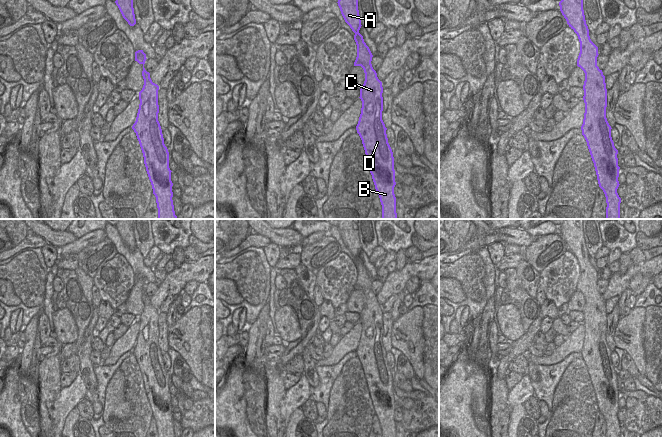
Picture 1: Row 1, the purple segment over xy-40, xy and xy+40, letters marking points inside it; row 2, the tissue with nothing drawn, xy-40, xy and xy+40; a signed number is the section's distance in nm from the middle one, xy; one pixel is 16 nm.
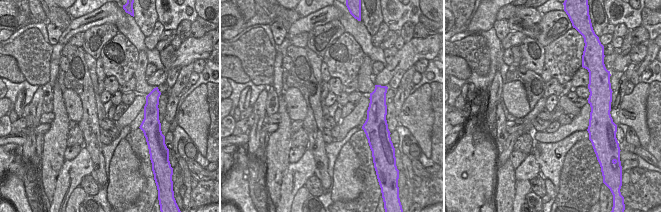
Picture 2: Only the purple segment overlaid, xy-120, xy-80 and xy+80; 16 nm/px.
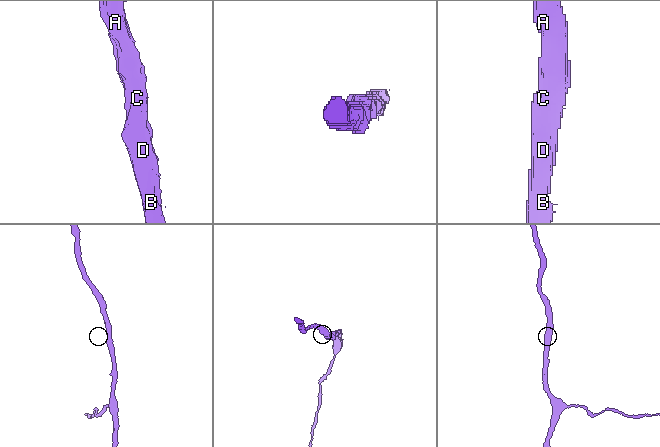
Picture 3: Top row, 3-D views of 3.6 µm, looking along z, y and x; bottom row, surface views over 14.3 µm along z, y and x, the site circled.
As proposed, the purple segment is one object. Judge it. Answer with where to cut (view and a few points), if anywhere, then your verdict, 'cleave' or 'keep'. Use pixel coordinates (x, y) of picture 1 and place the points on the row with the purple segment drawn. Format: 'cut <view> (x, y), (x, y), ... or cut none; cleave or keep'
cut none; keep

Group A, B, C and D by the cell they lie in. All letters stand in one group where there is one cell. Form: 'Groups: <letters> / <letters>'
Groups: A B C D.

